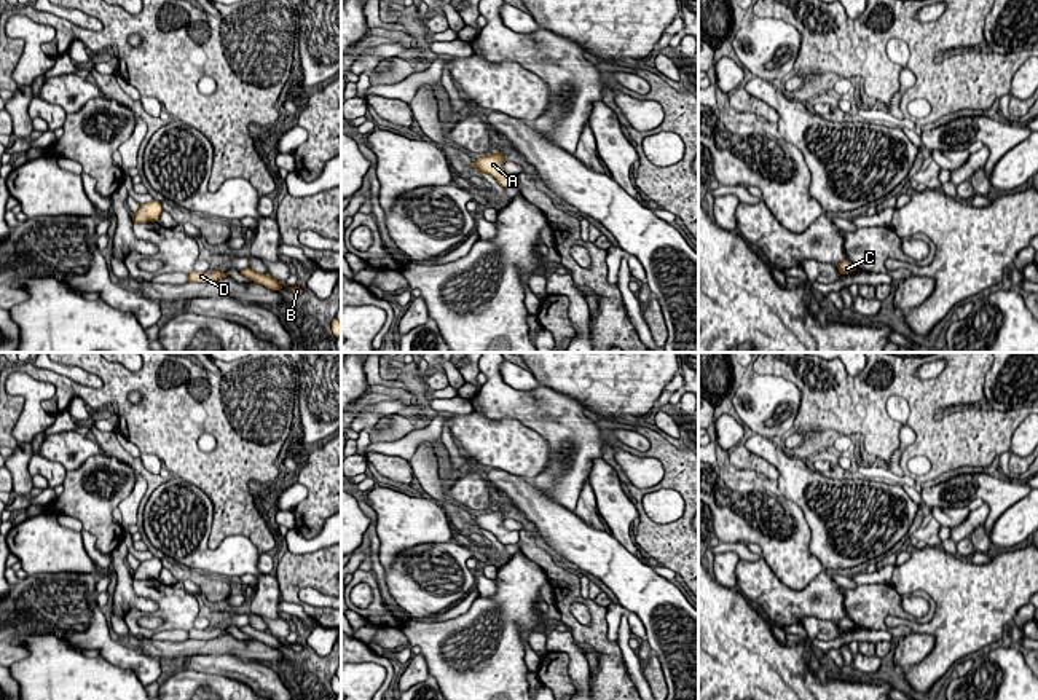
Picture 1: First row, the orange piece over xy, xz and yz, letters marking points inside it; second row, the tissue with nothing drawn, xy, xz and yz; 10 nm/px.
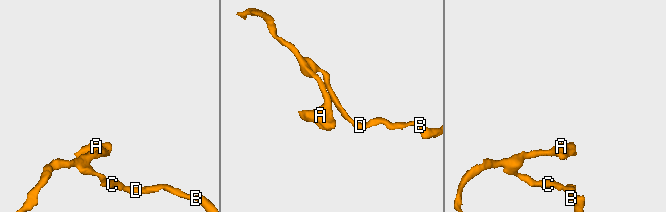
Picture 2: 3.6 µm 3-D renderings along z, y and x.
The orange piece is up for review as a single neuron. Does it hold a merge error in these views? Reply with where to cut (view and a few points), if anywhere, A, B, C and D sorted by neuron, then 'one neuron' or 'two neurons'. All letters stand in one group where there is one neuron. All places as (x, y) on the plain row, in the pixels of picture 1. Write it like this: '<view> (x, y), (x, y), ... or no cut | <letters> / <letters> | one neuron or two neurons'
no cut | A B C D | one neuron

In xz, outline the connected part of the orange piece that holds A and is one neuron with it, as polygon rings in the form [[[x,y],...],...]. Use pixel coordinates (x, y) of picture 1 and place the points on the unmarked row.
[[[494,509],[490,513],[485,515],[477,515],[472,523],[478,529],[490,531],[491,534],[496,536],[496,539],[507,545],[507,544],[517,544],[520,541],[520,533],[518,531],[509,531],[504,528],[504,513],[499,509]]]

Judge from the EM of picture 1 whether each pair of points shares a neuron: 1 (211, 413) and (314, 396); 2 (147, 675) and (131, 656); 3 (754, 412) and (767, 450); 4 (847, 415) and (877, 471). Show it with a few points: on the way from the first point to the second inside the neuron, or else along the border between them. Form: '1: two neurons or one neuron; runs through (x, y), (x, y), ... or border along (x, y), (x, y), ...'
1: two neurons; border along (295, 369), (298, 388)
2: one neuron; runs through (147, 670), (136, 660)
3: two neurons; border along (754, 432), (770, 440)
4: two neurons; border along (874, 461), (884, 466)

